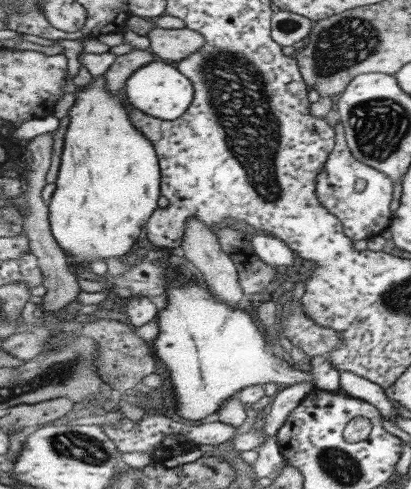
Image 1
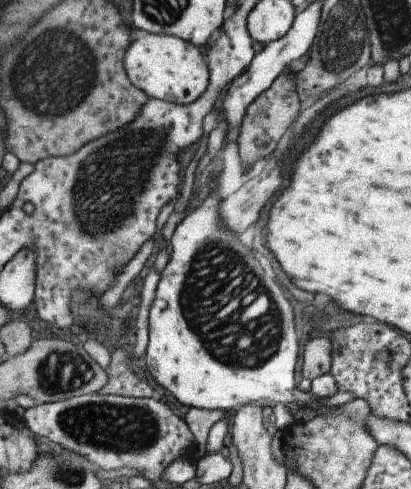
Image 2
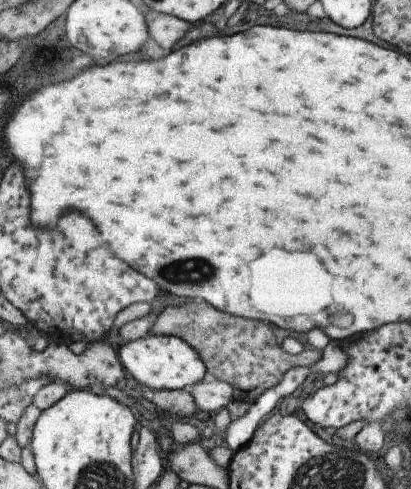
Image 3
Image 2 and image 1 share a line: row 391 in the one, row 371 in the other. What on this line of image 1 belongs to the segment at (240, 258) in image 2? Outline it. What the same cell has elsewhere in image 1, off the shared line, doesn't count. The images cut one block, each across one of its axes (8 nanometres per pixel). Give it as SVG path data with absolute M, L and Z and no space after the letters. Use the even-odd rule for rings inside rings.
M169 246L157 248L161 248L161 258L153 262L169 260L171 264L163 276L167 280L167 306L157 314L159 336L153 348L159 362L167 368L175 394L175 414L179 418L191 424L207 420L211 414L219 414L229 402L237 402L237 396L249 386L279 384L289 388L291 384L313 380L313 374L301 372L285 352L275 354L267 350L267 340L251 312L219 300L203 276L187 276L183 266L173 262L179 250Z

